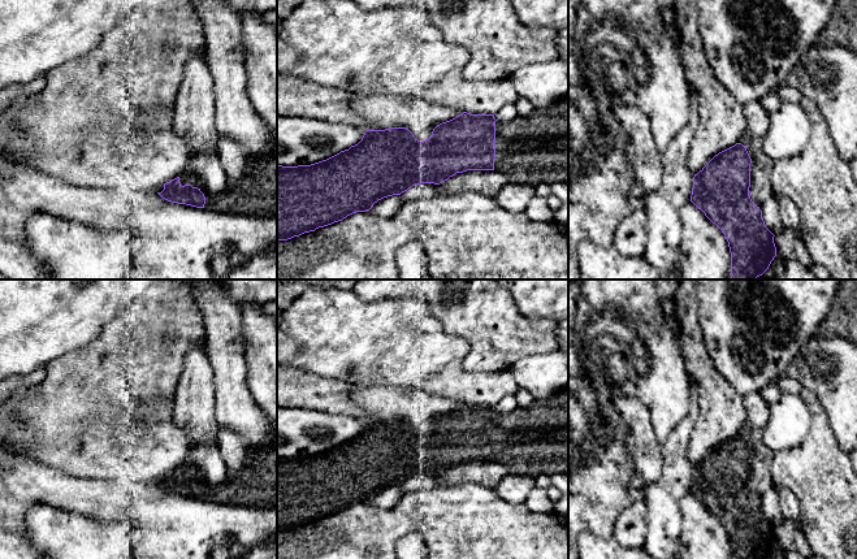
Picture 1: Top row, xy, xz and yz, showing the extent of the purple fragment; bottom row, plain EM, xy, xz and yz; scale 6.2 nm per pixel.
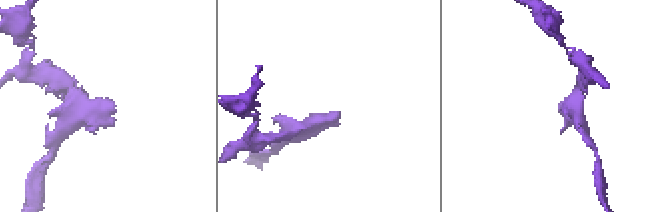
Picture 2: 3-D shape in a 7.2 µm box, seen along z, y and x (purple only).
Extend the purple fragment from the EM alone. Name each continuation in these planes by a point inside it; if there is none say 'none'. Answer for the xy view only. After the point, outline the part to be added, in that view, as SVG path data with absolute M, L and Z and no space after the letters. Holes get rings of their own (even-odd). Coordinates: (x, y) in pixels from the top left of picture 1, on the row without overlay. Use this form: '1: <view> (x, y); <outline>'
1: xy (255, 485); M269 421L269 434L263 447L254 455L246 458L243 468L235 477L226 477L224 482L215 489L212 489L205 480L204 488L204 500L261 510L277 508L277 421Z

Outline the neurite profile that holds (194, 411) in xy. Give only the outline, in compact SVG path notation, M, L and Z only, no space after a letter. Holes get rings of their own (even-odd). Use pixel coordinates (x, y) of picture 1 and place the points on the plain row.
M207 341L192 347L185 359L185 369L176 390L174 420L181 429L190 433L190 450L178 467L182 477L191 476L203 485L207 480L203 469L191 458L192 450L203 439L217 439L215 416L213 369L207 354Z

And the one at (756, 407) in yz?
M748 393L741 402L746 413L746 424L752 429L763 430L767 424L769 403L762 398L761 393Z

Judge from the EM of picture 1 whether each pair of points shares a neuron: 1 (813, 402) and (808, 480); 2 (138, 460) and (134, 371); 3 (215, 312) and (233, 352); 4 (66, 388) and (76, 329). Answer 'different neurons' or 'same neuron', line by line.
1: same neuron
2: same neuron
3: same neuron
4: different neurons

